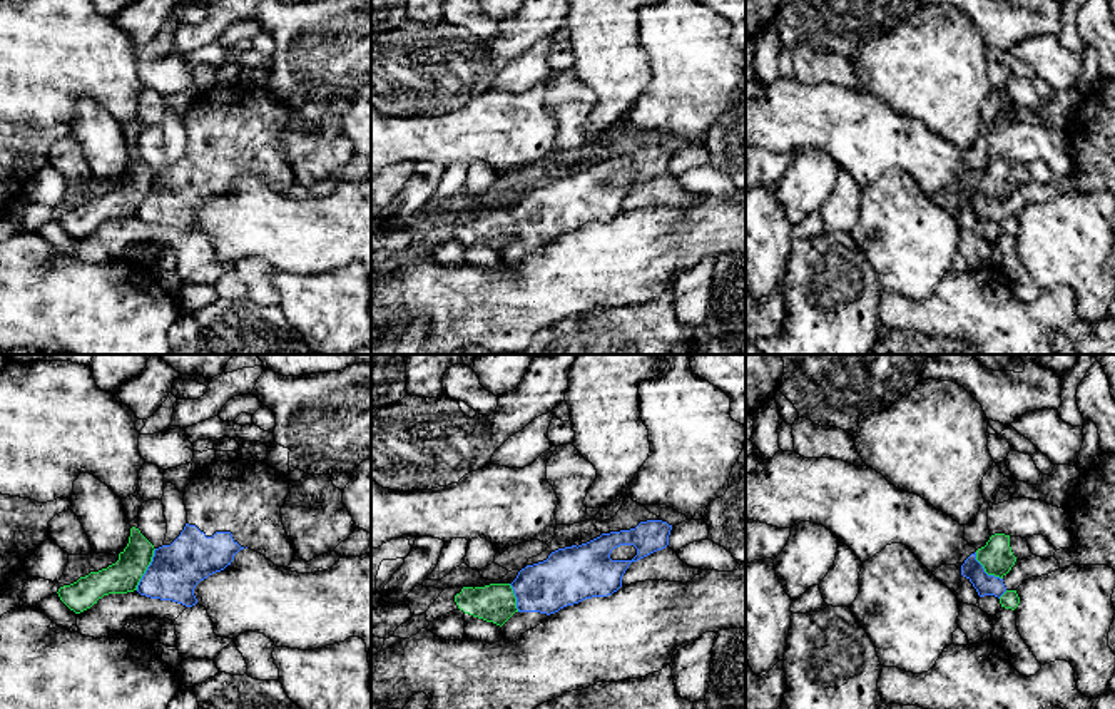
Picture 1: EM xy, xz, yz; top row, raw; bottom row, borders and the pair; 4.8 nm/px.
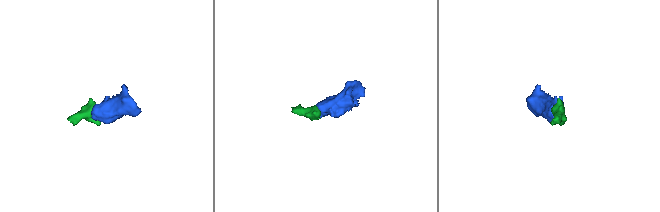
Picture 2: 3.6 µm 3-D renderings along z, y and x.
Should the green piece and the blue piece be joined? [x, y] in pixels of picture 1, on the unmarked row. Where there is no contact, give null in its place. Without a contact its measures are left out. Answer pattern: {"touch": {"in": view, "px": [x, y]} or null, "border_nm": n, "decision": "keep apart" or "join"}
{"touch": {"in": "xy", "px": [146, 194]}, "border_nm": 220, "decision": "keep apart"}

